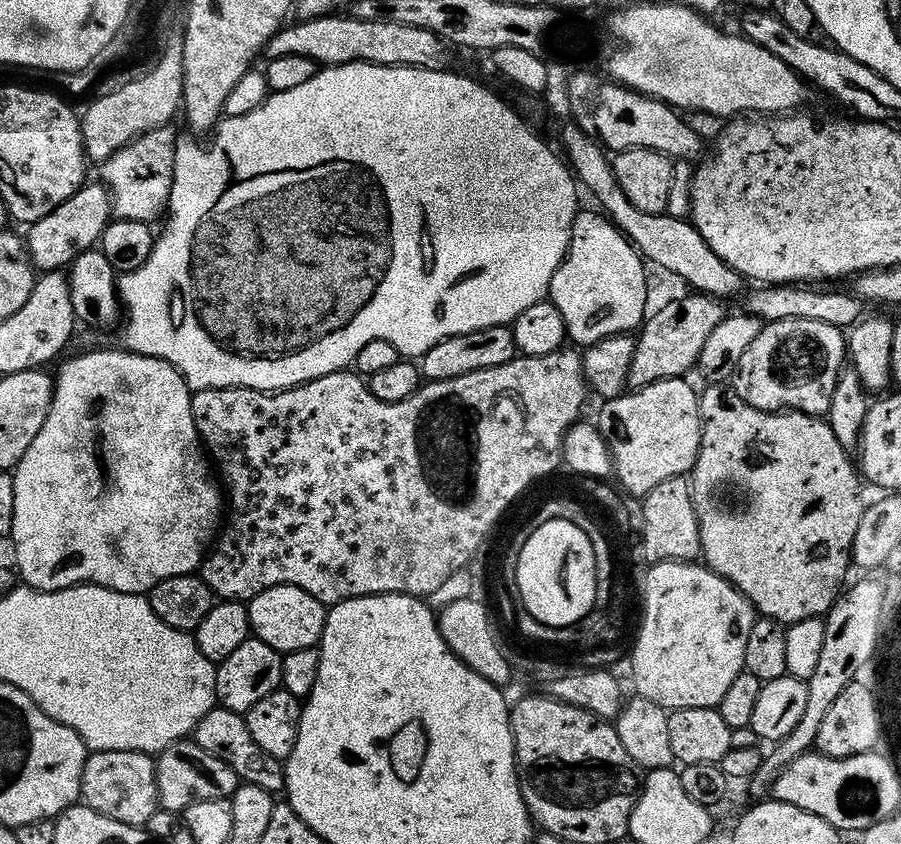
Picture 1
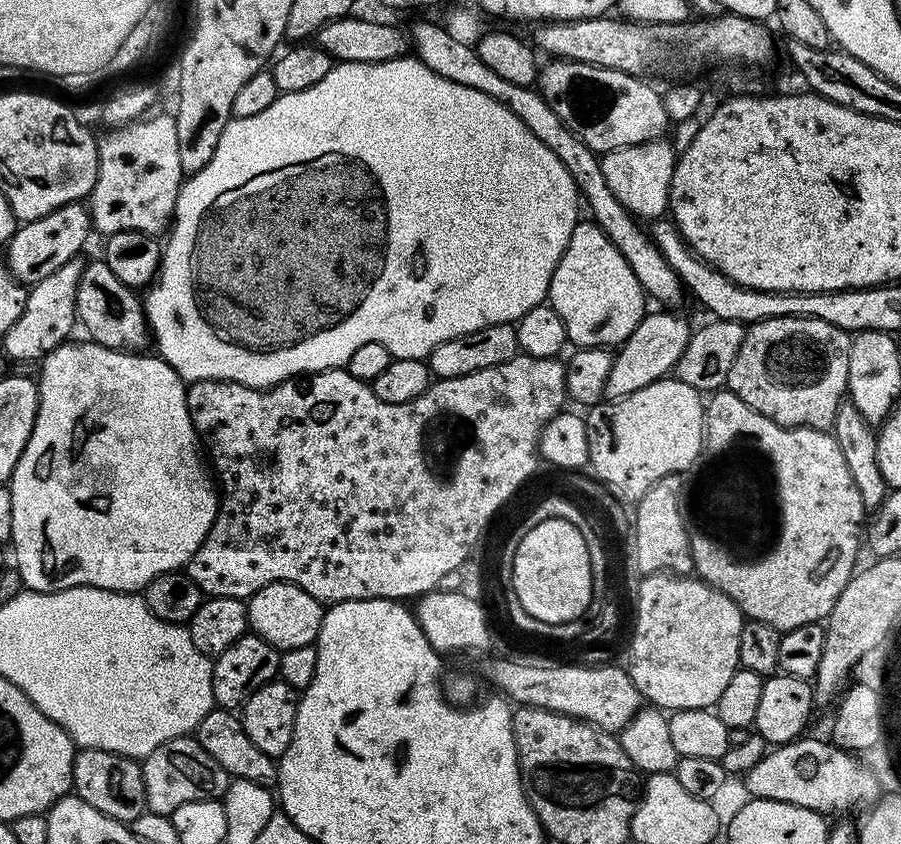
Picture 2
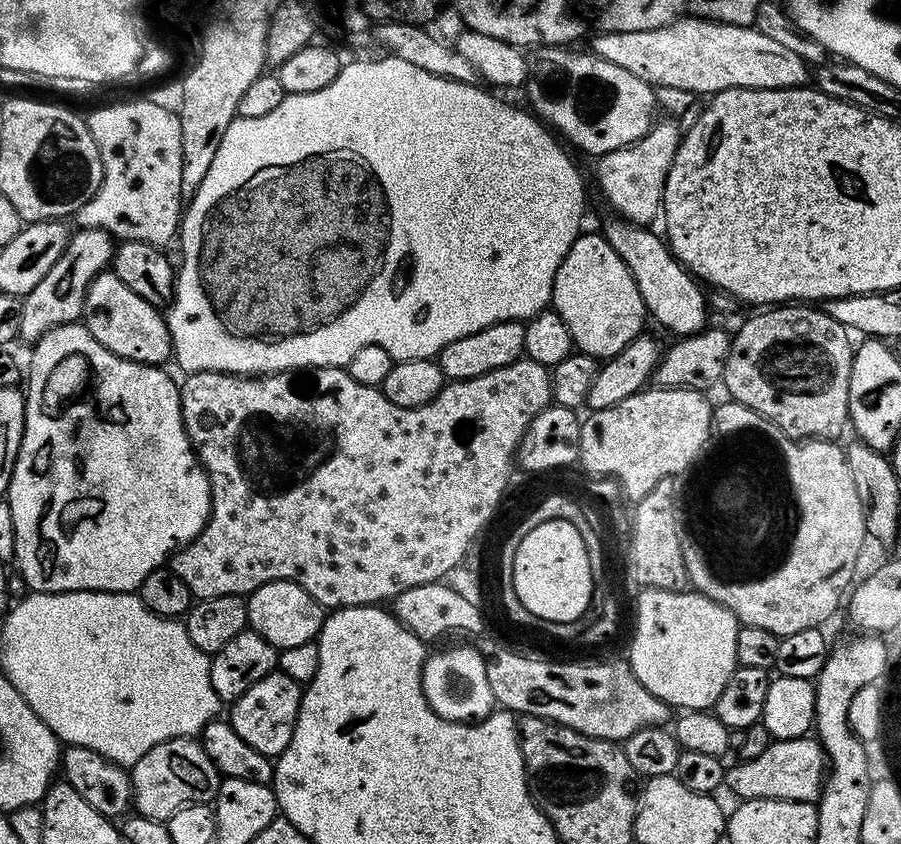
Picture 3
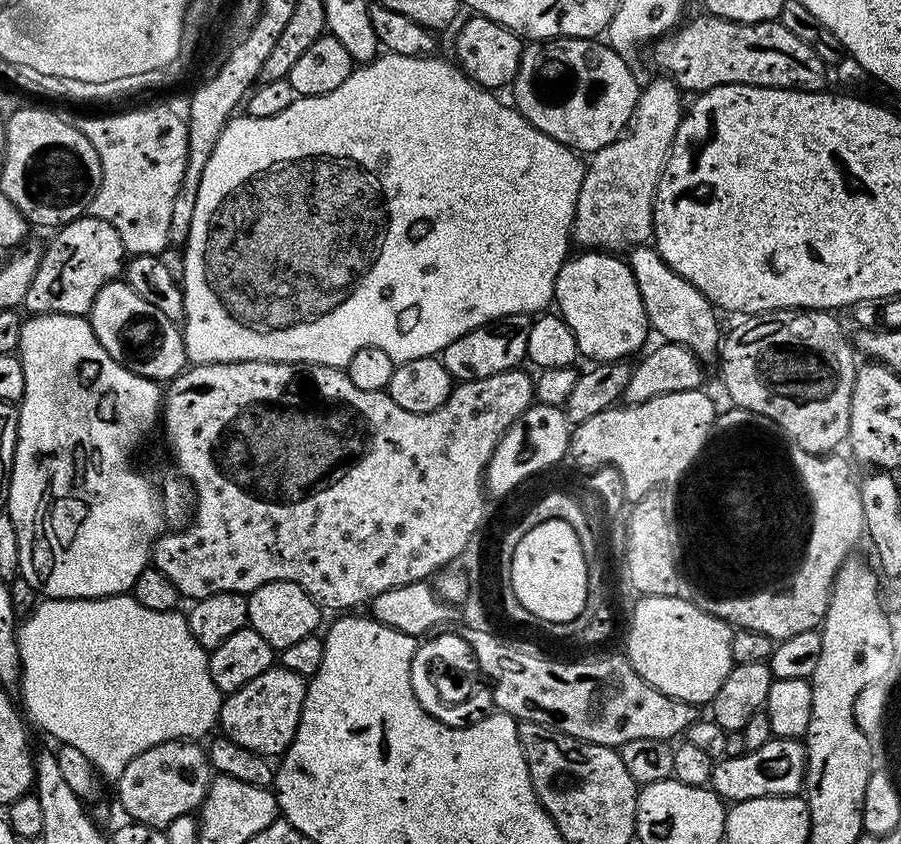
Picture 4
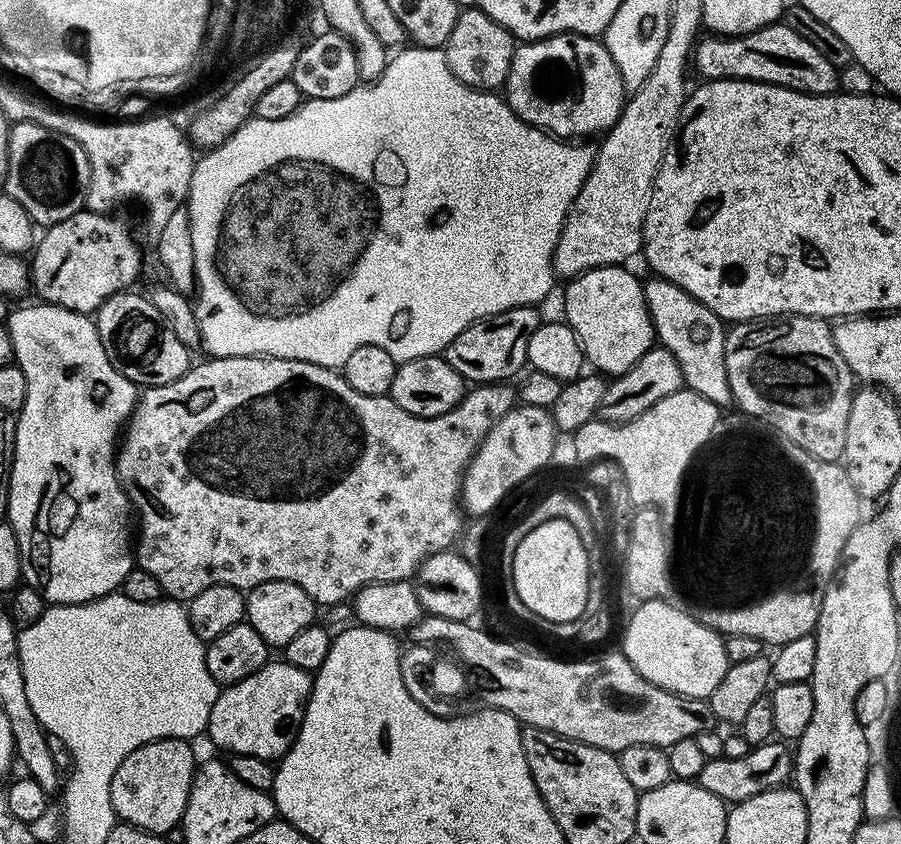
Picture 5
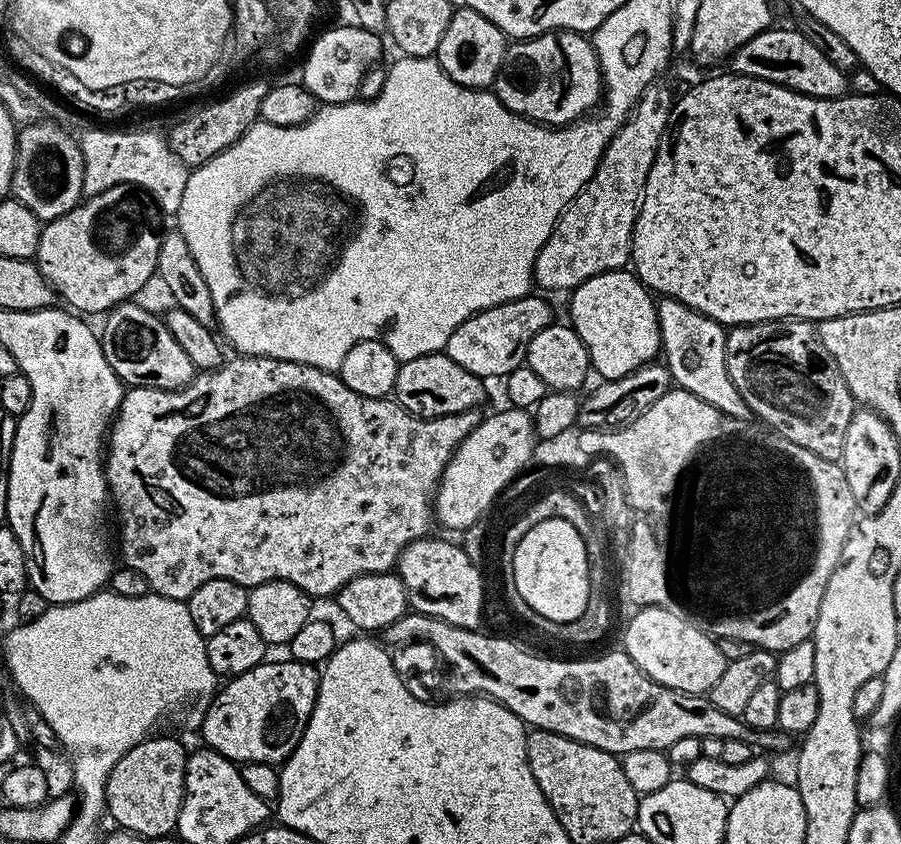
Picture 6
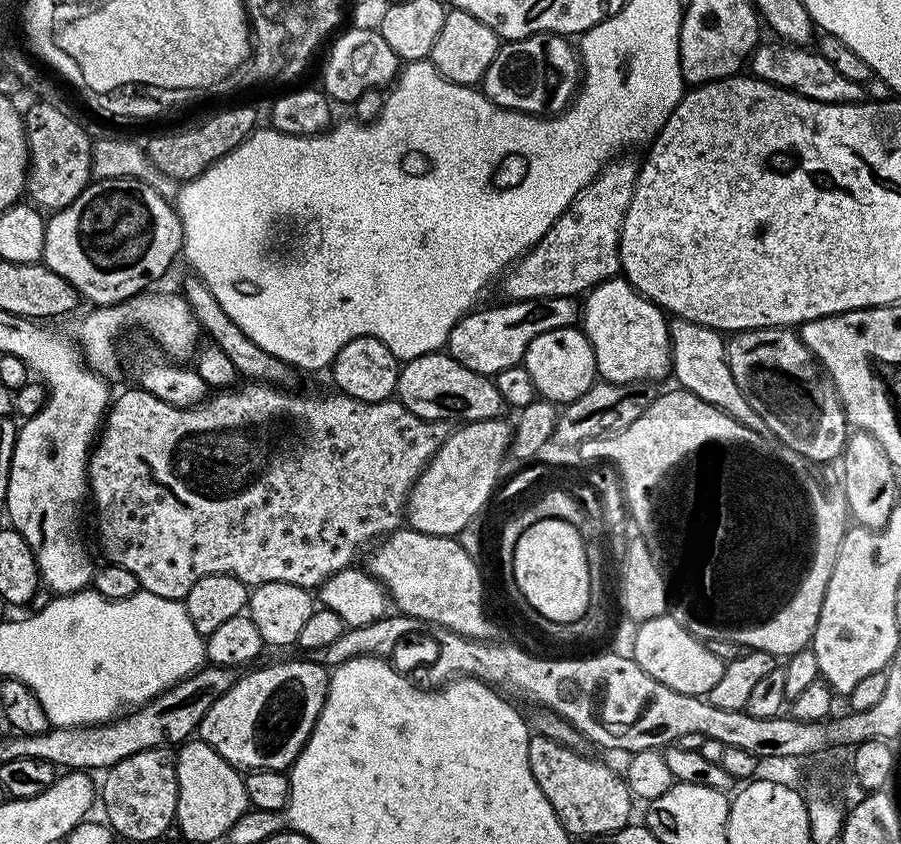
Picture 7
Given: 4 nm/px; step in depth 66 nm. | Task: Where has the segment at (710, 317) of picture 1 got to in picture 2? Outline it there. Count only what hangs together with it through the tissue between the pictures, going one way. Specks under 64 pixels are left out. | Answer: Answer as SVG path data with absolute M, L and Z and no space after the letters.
M649 311L642 318L642 322L638 322L638 326L634 326L634 334L630 334L630 338L626 338L623 344L619 345L618 351L612 358L610 374L604 383L604 394L607 399L621 400L626 398L626 394L634 394L634 390L642 390L642 386L650 386L654 382L665 379L675 369L678 358L682 358L688 341L692 339L693 329L688 328L687 322L682 317L675 316L672 313L674 311L660 311L664 312Z

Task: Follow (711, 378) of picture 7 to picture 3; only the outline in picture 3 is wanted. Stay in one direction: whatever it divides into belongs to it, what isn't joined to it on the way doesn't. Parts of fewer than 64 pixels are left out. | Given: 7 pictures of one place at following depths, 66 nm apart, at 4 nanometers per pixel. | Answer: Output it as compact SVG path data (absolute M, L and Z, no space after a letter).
M617 216L609 217L600 229L601 235L610 242L630 270L642 296L645 311L651 317L654 315L660 325L672 332L671 335L692 336L703 331L708 322L706 296L703 296L701 285L695 277L673 255L665 239L661 235L656 236L649 227L630 223Z

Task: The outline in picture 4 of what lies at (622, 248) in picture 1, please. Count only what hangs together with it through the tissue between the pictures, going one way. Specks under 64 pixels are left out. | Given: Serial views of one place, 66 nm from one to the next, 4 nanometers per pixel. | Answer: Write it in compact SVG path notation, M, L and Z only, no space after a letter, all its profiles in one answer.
M584 250L576 255L565 260L558 270L554 308L566 326L570 326L576 339L577 353L581 357L589 356L592 362L620 362L628 358L624 356L635 357L645 347L644 339L650 335L650 325L630 264L611 252Z

